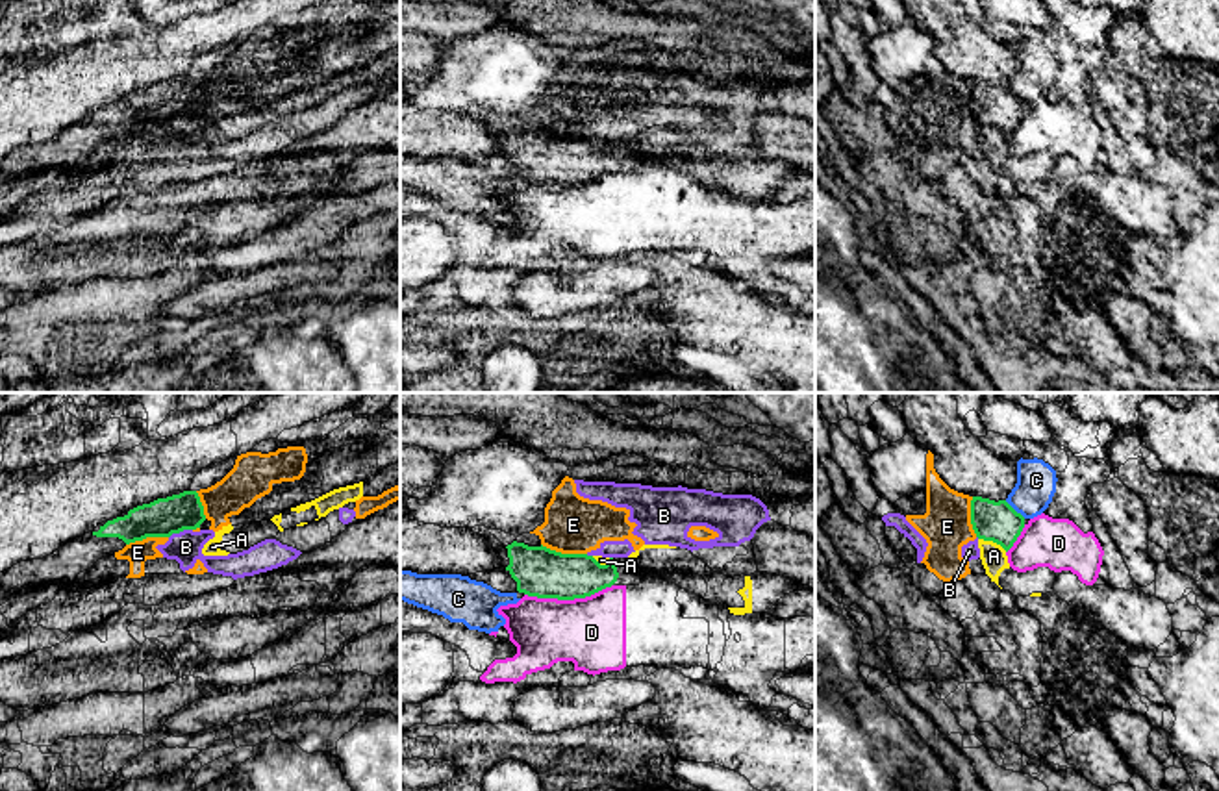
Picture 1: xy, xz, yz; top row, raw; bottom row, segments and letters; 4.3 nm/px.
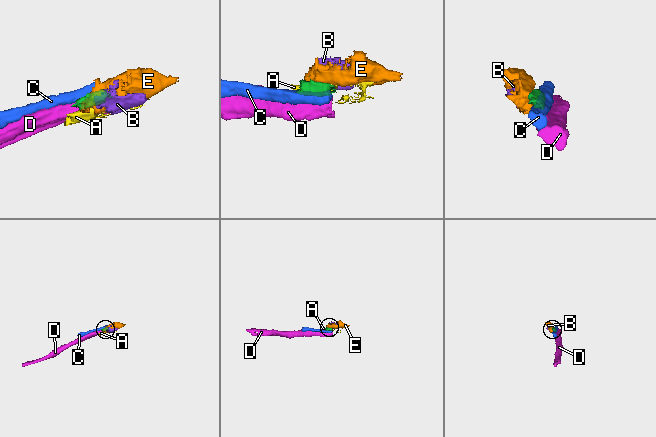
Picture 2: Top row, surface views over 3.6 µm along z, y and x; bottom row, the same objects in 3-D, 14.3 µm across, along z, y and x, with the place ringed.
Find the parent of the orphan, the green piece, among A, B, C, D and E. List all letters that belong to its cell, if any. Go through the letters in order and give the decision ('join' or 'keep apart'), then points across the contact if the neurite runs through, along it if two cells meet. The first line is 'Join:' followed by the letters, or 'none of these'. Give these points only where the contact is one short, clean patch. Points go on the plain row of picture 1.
Join: none of these
A: keep apart | along yz (979, 123), (992, 125), (1006, 136)
B: keep apart | along xy (191, 113), (175, 117), (169, 123)
C: keep apart | along yz (1005, 86), (1025, 102)
D: keep apart
E: keep apart

